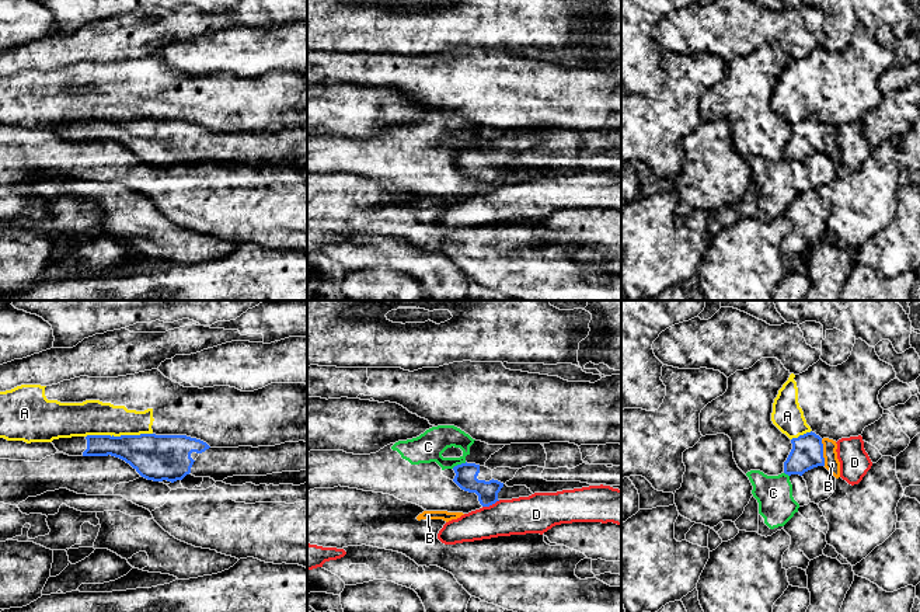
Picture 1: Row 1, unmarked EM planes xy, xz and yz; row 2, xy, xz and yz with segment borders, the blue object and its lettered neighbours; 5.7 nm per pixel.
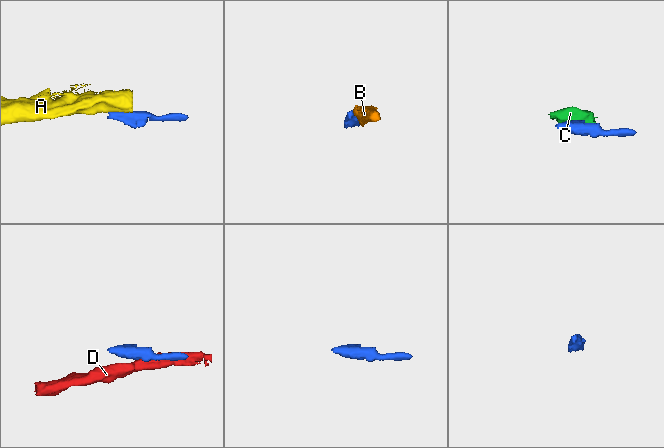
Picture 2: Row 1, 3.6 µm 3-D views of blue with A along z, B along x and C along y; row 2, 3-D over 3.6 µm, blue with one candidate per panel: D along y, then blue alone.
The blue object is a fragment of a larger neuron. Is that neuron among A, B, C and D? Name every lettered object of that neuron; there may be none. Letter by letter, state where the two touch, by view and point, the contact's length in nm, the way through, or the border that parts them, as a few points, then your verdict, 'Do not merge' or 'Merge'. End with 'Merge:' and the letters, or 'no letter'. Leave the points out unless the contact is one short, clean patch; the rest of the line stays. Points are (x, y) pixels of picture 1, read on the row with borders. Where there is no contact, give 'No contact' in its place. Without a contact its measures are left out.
A: Touches blue at xy (118, 437). Shared border 380 nm. Boundary: xy (152, 433), (86, 437). Do not merge
B: Touches blue at yz (822, 452). Shared border 150 nm. Merge
C: Touches blue at xz (459, 465). Shared border 90 nm. Boundary: xz (466, 462), (452, 468). Do not merge
D: Touches blue at xz (491, 504). Shared border 110 nm. Do not merge
Merge: B

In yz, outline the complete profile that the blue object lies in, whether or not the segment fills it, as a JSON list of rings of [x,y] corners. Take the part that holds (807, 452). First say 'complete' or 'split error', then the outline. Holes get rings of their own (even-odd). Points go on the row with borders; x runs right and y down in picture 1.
split error | [[[806,432],[791,439],[792,449],[784,462],[784,473],[799,474],[825,466],[836,479],[840,477],[840,462],[837,459],[837,444],[829,438],[820,438],[815,432]]]

